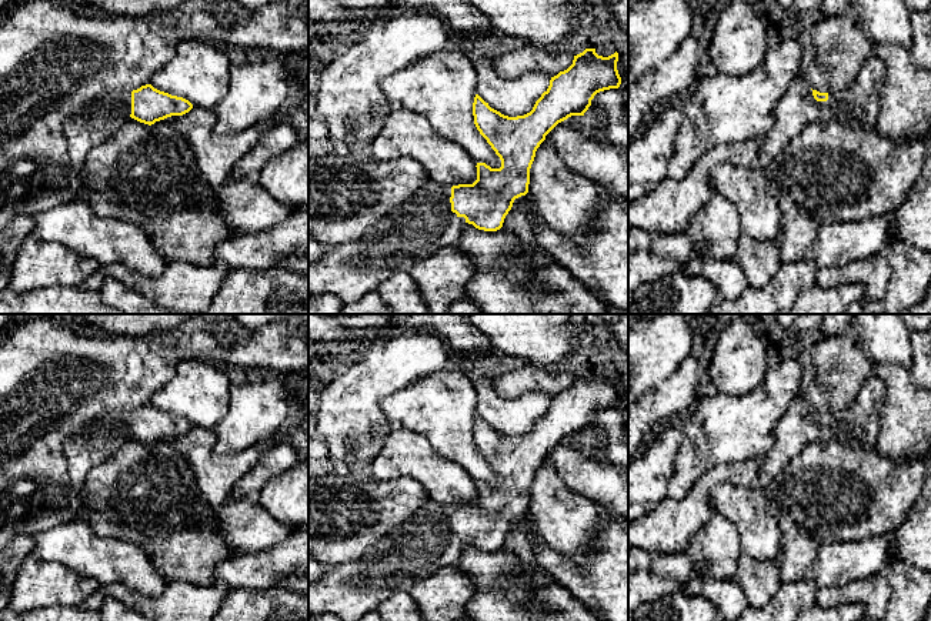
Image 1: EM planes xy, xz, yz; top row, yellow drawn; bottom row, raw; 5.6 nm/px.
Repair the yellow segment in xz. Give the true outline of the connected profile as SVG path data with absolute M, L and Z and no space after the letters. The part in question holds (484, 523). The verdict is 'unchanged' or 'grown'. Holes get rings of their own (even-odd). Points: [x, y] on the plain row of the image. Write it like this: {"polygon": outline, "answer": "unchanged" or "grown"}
{"polygon": "M585 368L574 375L567 390L551 397L548 408L524 435L504 435L475 414L474 444L500 477L501 487L491 488L485 483L477 483L477 500L473 504L450 507L430 500L410 521L391 528L358 560L327 565L324 577L308 585L308 615L328 612L341 621L360 620L388 597L408 592L443 567L457 567L467 542L484 551L500 550L514 520L528 513L530 488L545 455L568 437L584 435L597 413L620 407L617 381L617 371L603 377L595 373L595 368Z", "answer": "grown"}

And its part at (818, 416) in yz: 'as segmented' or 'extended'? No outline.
extended

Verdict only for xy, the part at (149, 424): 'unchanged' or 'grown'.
grown

